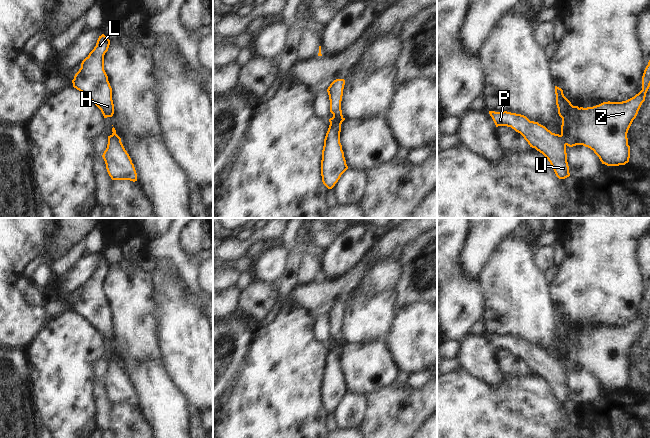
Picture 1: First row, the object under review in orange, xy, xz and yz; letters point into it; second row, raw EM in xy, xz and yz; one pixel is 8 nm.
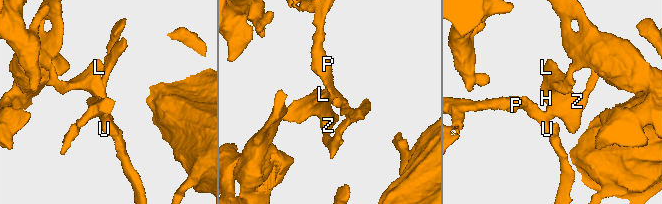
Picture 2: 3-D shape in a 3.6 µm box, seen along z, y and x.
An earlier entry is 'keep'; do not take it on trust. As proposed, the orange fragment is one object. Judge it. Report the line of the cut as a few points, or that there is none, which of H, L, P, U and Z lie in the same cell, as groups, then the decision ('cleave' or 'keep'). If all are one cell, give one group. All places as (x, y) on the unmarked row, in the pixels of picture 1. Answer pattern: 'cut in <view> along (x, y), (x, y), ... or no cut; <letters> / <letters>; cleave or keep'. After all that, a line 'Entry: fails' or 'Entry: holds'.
cut in xz along (333, 340), (342, 342); H L Z / P U; cleave
Entry: fails

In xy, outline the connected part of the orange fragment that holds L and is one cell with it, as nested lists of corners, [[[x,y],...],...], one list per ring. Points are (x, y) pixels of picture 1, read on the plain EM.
[[[104,258],[99,260],[96,270],[82,285],[72,304],[73,311],[86,319],[101,334],[104,342],[114,338],[112,312],[104,294],[104,279],[109,269],[110,264]]]

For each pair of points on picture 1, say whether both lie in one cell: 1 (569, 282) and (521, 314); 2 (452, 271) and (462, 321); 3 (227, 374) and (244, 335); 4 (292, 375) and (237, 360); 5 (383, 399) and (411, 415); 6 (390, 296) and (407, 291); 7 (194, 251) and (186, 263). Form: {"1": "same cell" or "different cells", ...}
{"1": "different cells", "2": "same cell", "3": "same cell", "4": "different cells", "5": "same cell", "6": "different cells", "7": "different cells"}

